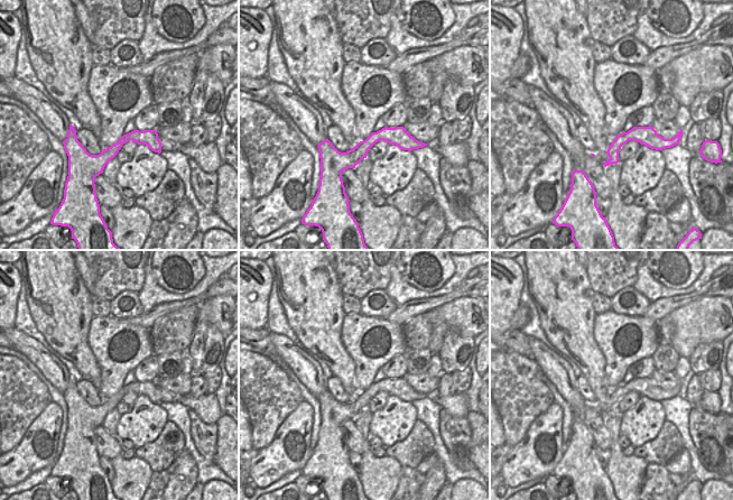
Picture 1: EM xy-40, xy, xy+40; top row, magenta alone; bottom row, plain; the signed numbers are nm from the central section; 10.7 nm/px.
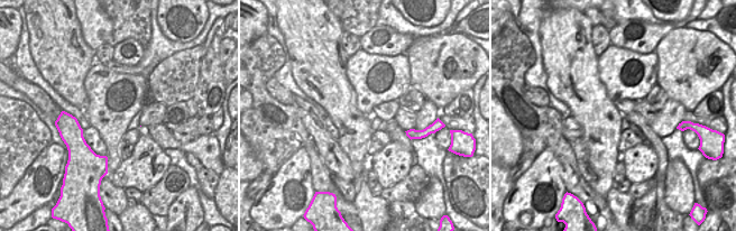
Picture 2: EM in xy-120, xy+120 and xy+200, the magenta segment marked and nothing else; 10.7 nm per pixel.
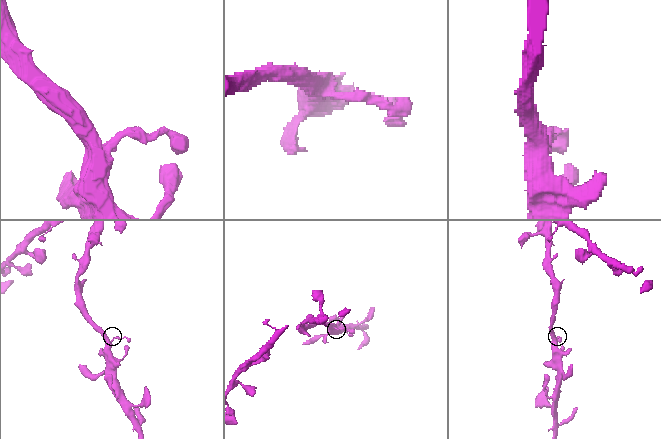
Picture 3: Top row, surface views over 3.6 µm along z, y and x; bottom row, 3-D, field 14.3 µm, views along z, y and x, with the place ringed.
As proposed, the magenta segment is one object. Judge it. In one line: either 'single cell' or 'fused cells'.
single cell

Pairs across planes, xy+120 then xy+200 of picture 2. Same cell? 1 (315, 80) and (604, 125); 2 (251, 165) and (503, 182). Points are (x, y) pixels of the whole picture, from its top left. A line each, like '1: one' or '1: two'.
1: one
2: two

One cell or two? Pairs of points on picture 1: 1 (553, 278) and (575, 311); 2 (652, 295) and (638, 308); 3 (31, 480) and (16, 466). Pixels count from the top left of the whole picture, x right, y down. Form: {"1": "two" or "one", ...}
{"1": "one", "2": "two", "3": "two"}

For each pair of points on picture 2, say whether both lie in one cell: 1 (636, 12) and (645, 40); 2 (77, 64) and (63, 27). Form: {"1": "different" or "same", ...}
{"1": "different", "2": "same"}

